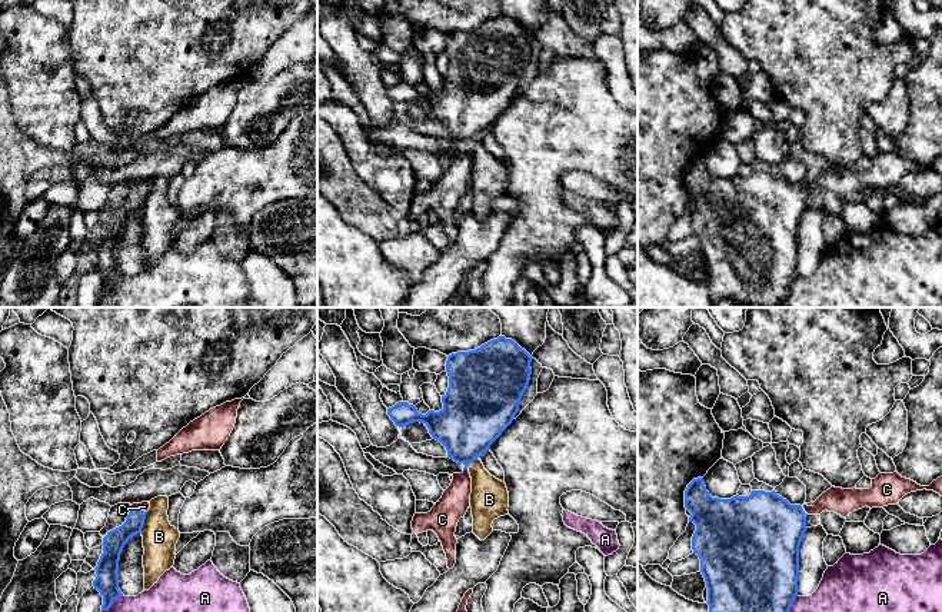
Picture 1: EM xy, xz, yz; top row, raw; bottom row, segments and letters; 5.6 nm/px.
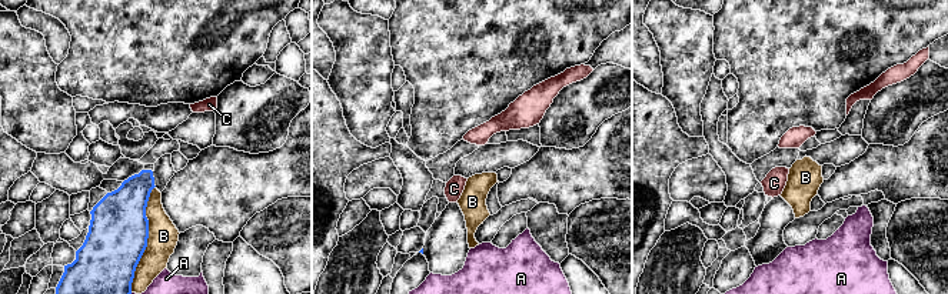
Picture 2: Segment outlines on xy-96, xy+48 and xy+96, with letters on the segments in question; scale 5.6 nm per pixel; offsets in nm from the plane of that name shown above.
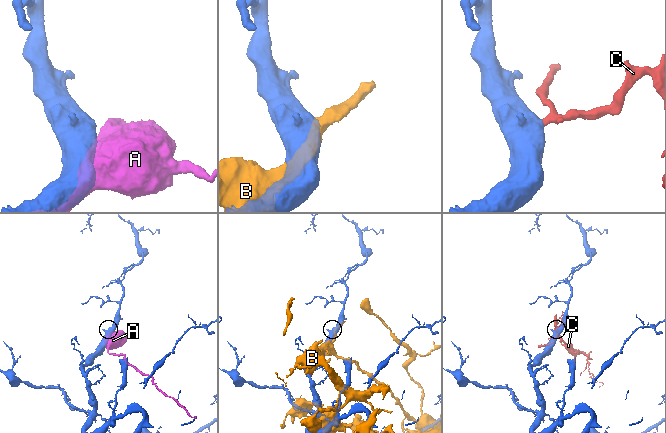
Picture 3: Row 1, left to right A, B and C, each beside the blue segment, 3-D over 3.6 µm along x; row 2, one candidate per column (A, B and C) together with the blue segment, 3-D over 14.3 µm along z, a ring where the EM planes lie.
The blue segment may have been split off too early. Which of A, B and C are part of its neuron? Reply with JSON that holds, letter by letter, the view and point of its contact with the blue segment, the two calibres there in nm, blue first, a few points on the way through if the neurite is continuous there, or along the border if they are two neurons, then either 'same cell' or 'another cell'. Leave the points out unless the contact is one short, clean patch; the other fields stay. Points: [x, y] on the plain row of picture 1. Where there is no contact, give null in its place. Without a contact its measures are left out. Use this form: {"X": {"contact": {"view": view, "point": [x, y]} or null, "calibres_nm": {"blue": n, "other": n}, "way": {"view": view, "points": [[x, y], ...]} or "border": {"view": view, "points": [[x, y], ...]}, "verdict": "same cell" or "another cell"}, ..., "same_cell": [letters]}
{"A": {"contact": {"view": "xy", "point": [112, 283]}, "calibres_nm": {"blue": 140, "other": 380}, "verdict": "another cell"}, "B": {"contact": {"view": "xy", "point": [143, 202]}, "calibres_nm": {"blue": 120, "other": 190}, "verdict": "another cell"}, "C": {"contact": {"view": "xz", "point": [465, 147]}, "calibres_nm": {"blue": 340, "other": 160}, "way": {"view": "xz", "points": [[468, 105], [465, 147], [465, 156], [455, 180]]}, "verdict": "same cell"}, "same_cell": ["C"]}

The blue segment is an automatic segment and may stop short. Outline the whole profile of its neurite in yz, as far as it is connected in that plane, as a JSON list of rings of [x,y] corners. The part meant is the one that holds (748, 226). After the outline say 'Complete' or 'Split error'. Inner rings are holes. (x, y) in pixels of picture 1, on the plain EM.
[[[703,157],[685,170],[685,187],[696,204],[692,229],[700,239],[713,303],[733,299],[745,307],[778,307],[798,276],[799,226],[806,212],[800,184],[790,184],[775,170],[752,170],[749,176],[712,177]]]. Complete

